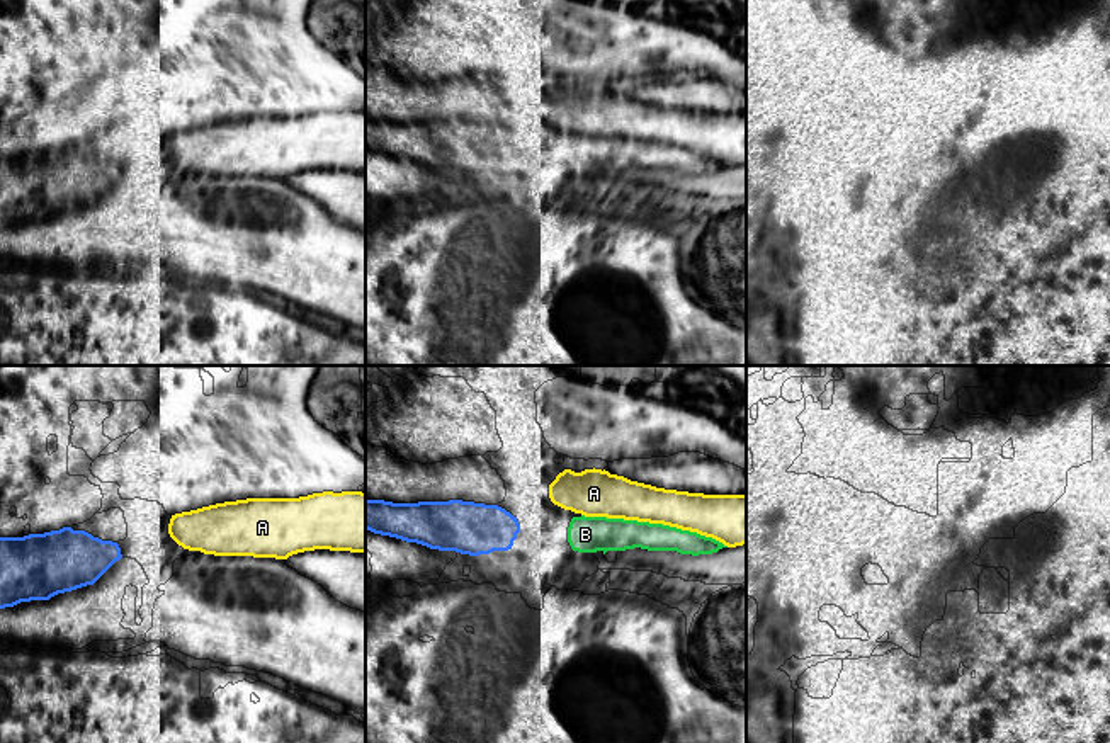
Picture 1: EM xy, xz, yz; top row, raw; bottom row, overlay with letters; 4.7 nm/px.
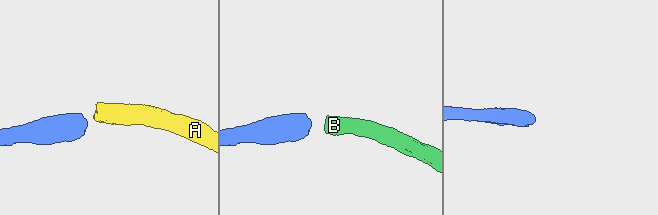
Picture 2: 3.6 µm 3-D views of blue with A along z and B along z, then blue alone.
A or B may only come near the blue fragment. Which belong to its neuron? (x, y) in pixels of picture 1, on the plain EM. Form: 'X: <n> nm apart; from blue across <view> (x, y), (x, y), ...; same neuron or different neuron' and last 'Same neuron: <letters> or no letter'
A: 190 nm apart; from blue across xz (515, 136), (551, 119); different neuron
B: 240 nm apart; from blue across xz (519, 147), (568, 147); same neuron
Same neuron: B

